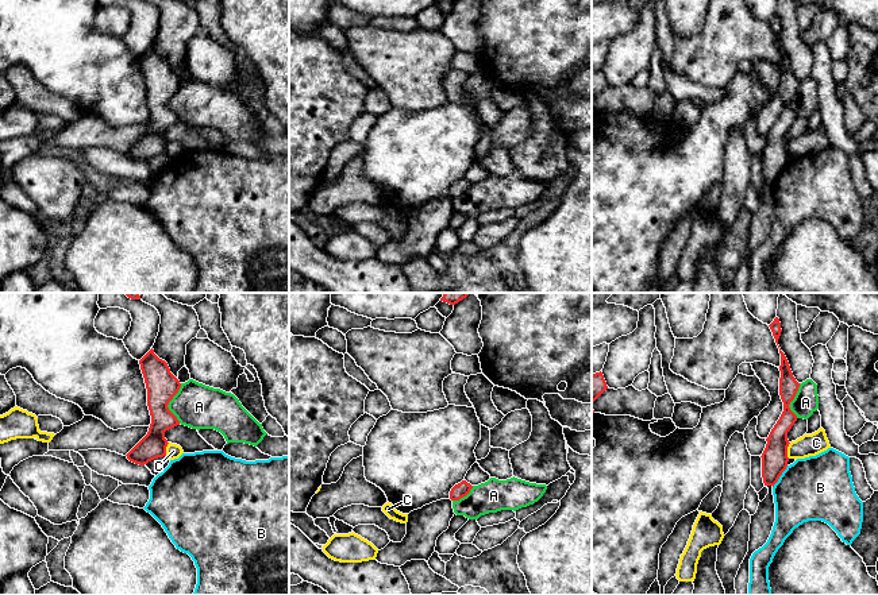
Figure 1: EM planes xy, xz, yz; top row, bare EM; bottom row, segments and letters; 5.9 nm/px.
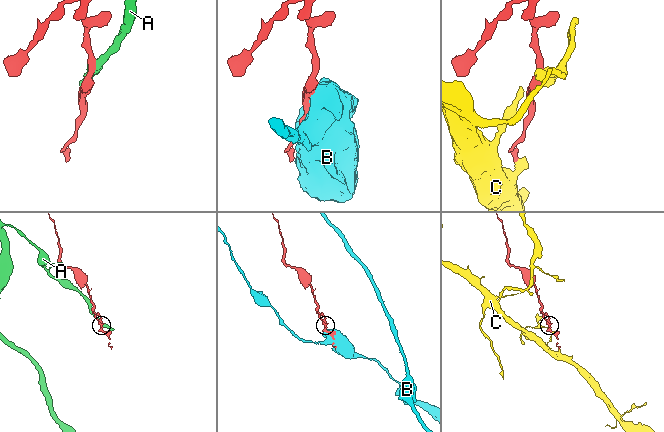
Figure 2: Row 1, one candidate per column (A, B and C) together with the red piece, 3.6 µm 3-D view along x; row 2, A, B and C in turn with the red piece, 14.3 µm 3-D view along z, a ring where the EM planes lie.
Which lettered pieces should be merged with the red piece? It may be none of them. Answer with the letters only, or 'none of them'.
none of them

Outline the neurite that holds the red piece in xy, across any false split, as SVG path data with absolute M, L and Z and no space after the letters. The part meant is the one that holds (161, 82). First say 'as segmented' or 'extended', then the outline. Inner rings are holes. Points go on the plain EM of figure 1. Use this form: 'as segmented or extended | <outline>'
as segmented | M153 46L139 58L139 62L147 86L151 121L147 132L126 154L130 159L145 163L154 157L166 154L169 140L165 130L180 123L167 103L178 90L181 81Z

